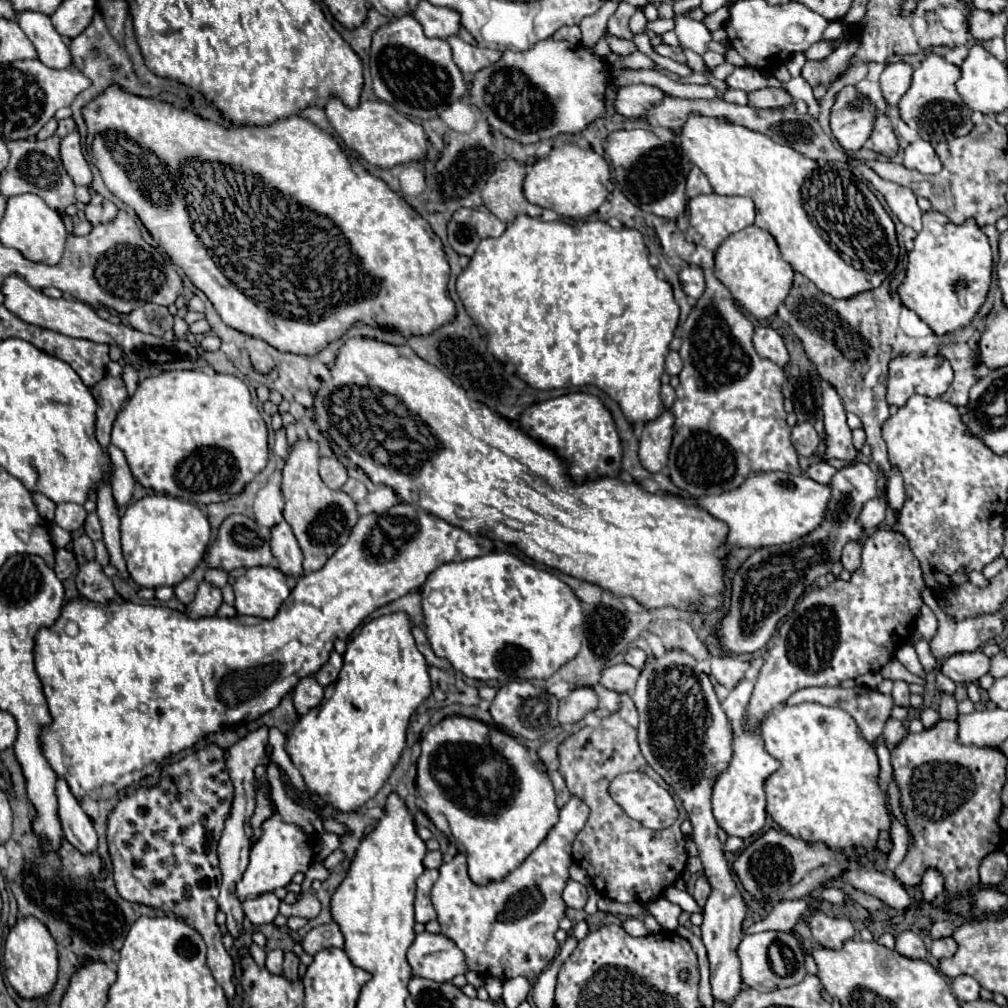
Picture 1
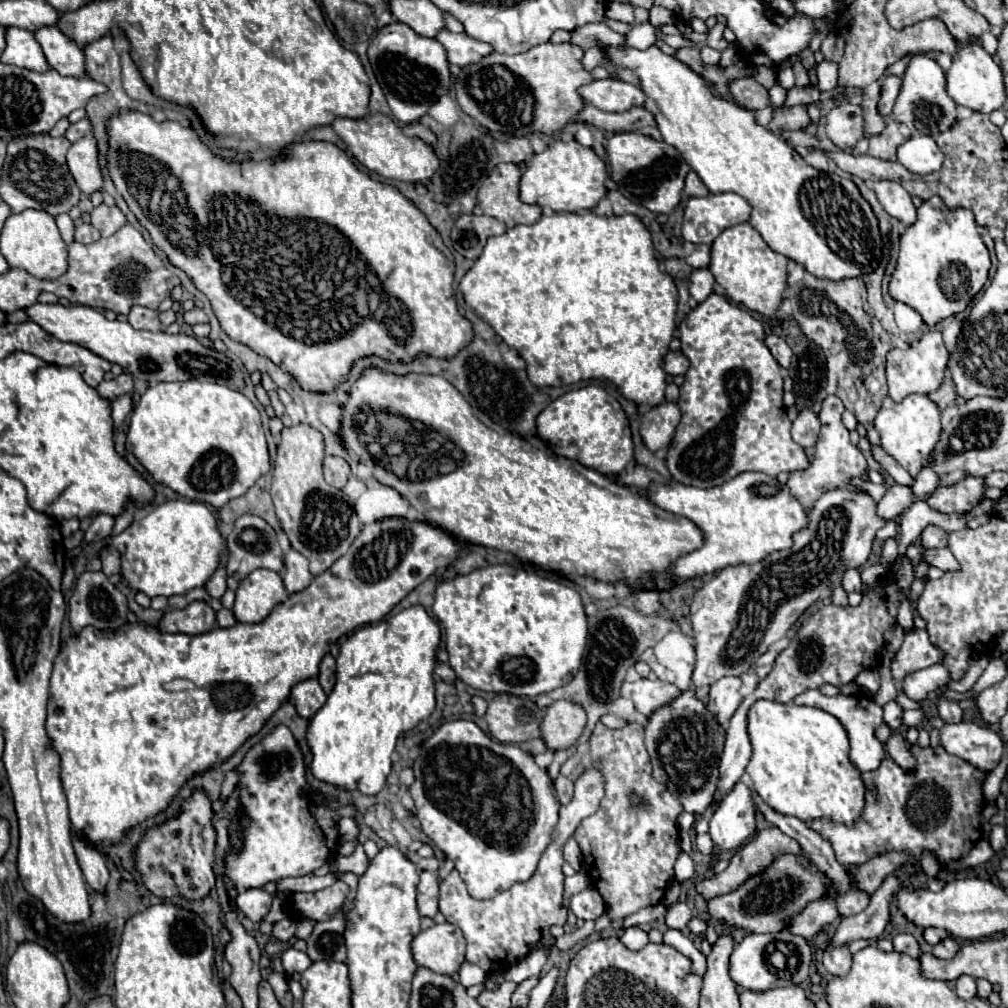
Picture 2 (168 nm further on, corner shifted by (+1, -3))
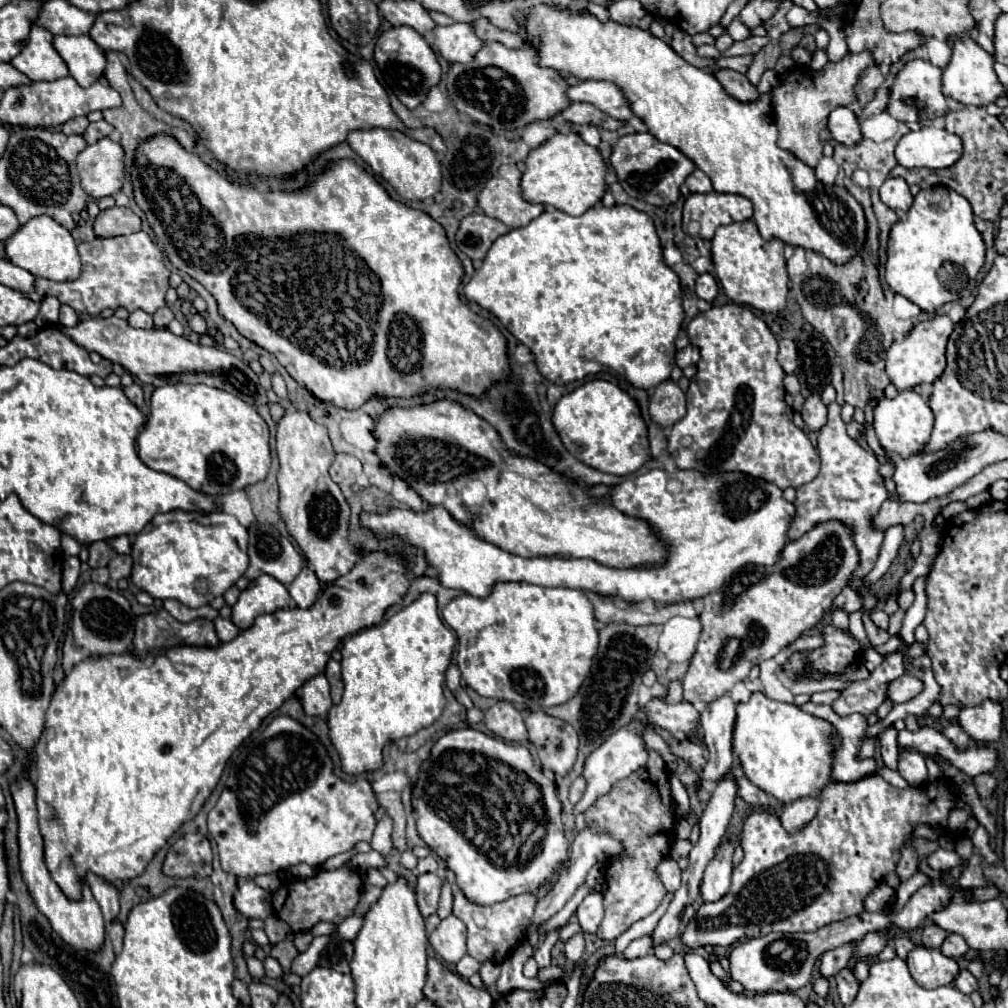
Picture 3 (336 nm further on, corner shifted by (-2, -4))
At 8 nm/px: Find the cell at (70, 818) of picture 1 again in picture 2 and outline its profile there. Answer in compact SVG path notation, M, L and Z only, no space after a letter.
M72 832L72 840L74 840L74 850L76 850L78 864L82 868L82 874L86 878L86 882L90 884L90 888L94 892L104 894L106 882L110 878L106 862L104 862L104 856L74 832Z

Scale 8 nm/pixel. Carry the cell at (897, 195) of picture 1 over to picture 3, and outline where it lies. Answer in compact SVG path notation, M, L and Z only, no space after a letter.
M889 177L885 179L885 183L879 189L881 193L881 201L891 207L893 211L909 211L913 205L913 195L909 193L909 185L905 183L905 179L901 177Z

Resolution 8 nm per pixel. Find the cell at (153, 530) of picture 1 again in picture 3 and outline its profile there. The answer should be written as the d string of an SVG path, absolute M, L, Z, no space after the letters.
M177 509L169 513L159 513L133 539L131 581L155 599L177 599L187 607L201 607L211 603L213 597L223 595L245 573L245 567L249 565L245 547L247 547L247 529L233 515L227 515L223 511L201 513L201 511Z

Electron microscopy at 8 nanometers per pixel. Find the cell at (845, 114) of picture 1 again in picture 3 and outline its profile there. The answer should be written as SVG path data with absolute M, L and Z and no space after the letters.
M837 107L835 111L831 111L827 127L829 127L833 139L847 147L857 145L863 139L861 129L859 129L859 119L857 119L855 111L849 107Z

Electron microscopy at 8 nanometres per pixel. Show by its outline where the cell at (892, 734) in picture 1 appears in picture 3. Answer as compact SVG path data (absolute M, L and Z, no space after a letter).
M901 749L897 771L909 785L919 787L921 783L927 783L927 767L923 755L915 749Z

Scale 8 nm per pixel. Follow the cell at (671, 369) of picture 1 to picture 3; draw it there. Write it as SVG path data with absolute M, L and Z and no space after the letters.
M693 345L677 351L677 355L675 355L675 365L677 365L679 369L685 369L685 367L689 367L689 365L695 365L697 361L699 361L699 351L697 351L697 347L693 347Z

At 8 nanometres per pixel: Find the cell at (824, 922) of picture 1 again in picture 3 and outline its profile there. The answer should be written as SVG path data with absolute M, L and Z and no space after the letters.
M843 967L837 975L835 975L835 985L837 985L837 991L839 991L839 997L841 997L841 1003L843 1005L849 1005L855 995L857 995L857 987L859 987L859 981L855 979L853 971L849 967Z

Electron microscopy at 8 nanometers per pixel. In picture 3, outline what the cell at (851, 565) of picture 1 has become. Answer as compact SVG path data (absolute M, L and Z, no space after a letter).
M847 585L839 595L837 599L833 601L833 607L841 607L845 609L847 613L853 613L853 611L859 611L861 609L861 603L863 603L863 597L857 589L853 589L851 585Z

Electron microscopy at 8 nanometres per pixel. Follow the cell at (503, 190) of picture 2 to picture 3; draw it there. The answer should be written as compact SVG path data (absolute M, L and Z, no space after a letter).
M501 165L499 167L499 171L497 171L497 175L495 177L491 177L487 183L485 183L485 187L481 189L481 193L479 193L479 207L483 209L483 213L485 215L489 215L489 217L495 217L495 219L499 219L499 221L503 221L507 227L511 227L511 229L515 229L515 227L523 227L523 225L527 225L529 221L533 221L533 219L537 219L541 213L543 213L543 205L531 205L531 203L527 203L523 197L521 197L521 187L519 187L519 183L521 183L521 171L515 167L515 165Z

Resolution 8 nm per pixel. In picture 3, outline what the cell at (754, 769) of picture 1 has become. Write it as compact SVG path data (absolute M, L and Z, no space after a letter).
M725 839L717 847L715 857L705 867L703 881L701 881L701 897L703 897L703 901L717 901L729 891L731 871L733 871L731 857L733 857L733 845L731 845L729 839Z

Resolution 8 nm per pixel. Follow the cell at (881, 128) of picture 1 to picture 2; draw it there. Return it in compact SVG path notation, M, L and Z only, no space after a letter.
M864 98L862 100L862 110L864 110L864 130L868 134L880 134L884 130L884 118L876 110L876 102Z

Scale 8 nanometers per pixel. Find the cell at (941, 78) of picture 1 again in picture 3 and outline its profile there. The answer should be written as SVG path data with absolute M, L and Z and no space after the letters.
M913 59L897 73L891 87L891 99L887 111L903 123L927 123L937 117L943 117L949 111L947 97L941 93L941 69L923 59Z

